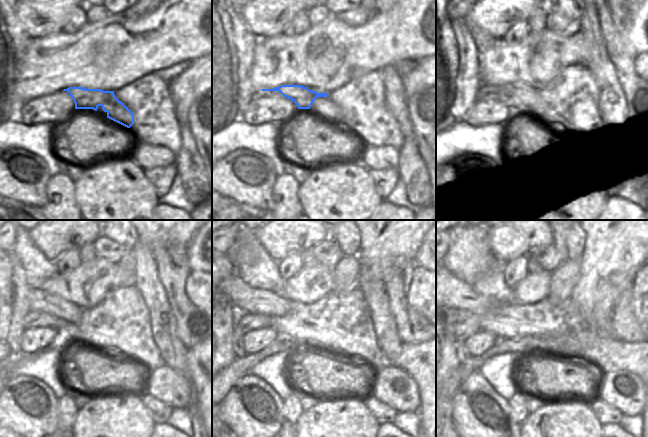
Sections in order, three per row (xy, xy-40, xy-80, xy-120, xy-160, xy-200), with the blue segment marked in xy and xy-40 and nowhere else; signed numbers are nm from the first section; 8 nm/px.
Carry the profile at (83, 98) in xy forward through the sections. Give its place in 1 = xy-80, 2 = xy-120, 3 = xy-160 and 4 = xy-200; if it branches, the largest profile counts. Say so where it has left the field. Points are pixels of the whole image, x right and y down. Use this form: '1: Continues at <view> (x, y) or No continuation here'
1: Continues at xy-80 (527, 94)
2: Continues at xy-120 (41, 302)
3: Continues at xy-160 (243, 297)
4: Continues at xy-200 (456, 293)

